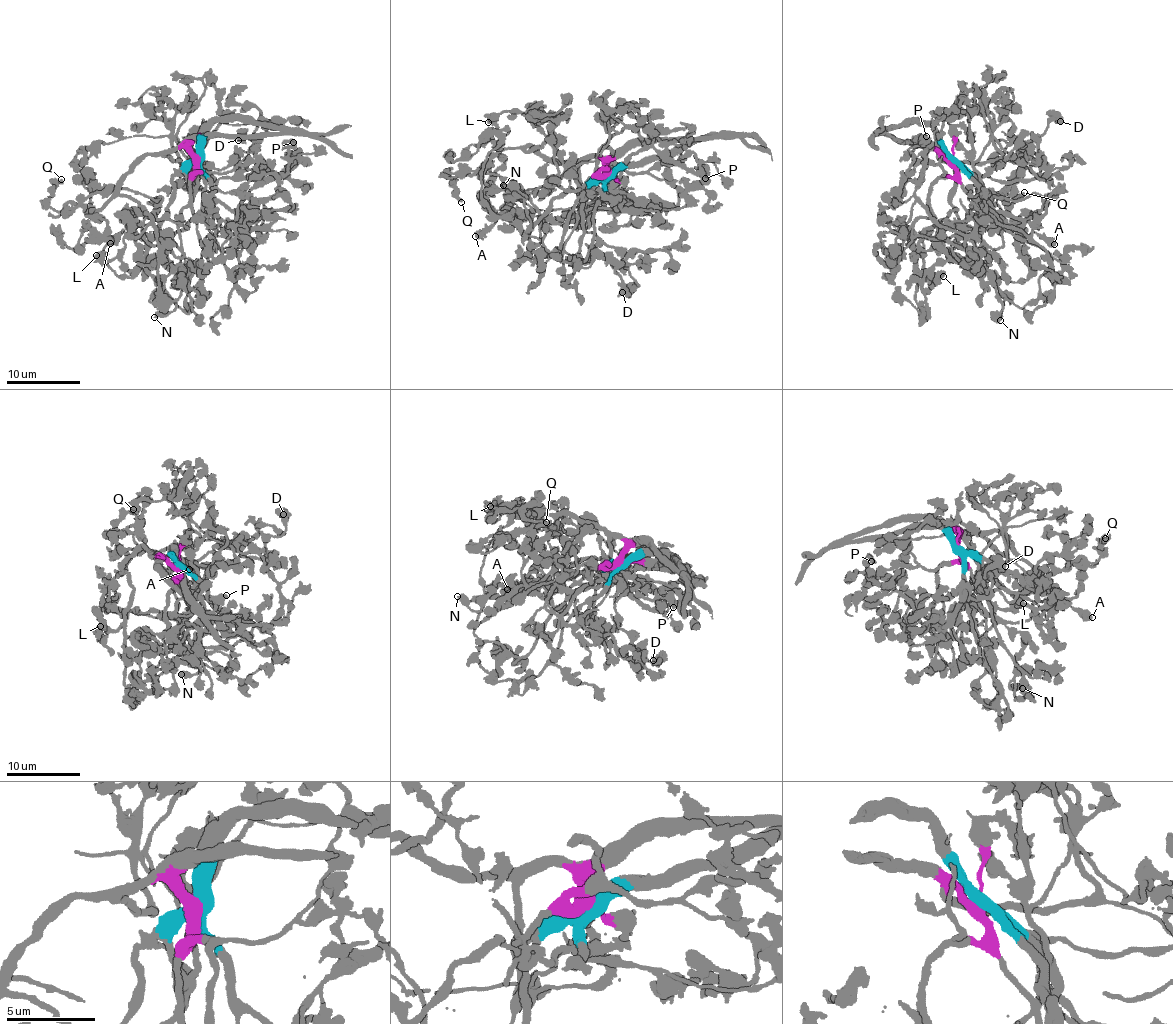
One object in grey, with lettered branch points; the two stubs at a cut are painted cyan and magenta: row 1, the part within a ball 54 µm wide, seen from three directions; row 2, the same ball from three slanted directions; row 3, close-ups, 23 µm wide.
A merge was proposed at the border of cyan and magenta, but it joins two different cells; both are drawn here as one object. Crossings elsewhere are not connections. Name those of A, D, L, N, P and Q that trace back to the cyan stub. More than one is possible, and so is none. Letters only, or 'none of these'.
A, D, N

